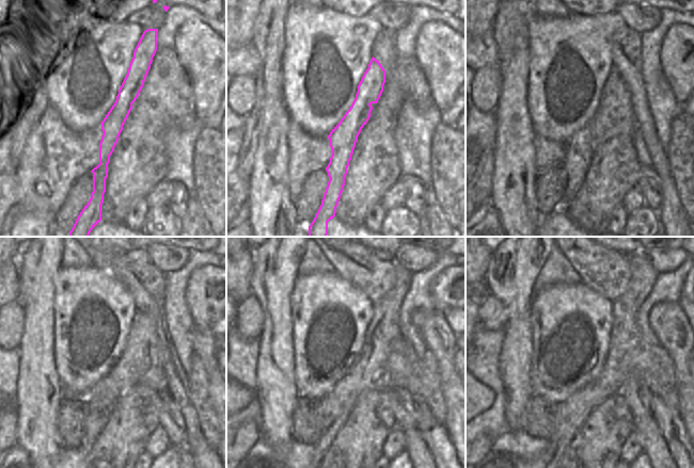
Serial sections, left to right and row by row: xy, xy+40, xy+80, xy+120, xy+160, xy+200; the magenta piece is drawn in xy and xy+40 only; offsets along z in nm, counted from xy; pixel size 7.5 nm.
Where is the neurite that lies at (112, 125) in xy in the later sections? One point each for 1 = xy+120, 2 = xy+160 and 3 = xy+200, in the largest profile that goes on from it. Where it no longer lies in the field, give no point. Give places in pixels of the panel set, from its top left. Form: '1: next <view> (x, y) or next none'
1: next xy+120 (115, 375)
2: next xy+160 (355, 375)
3: next xy+200 (590, 384)

